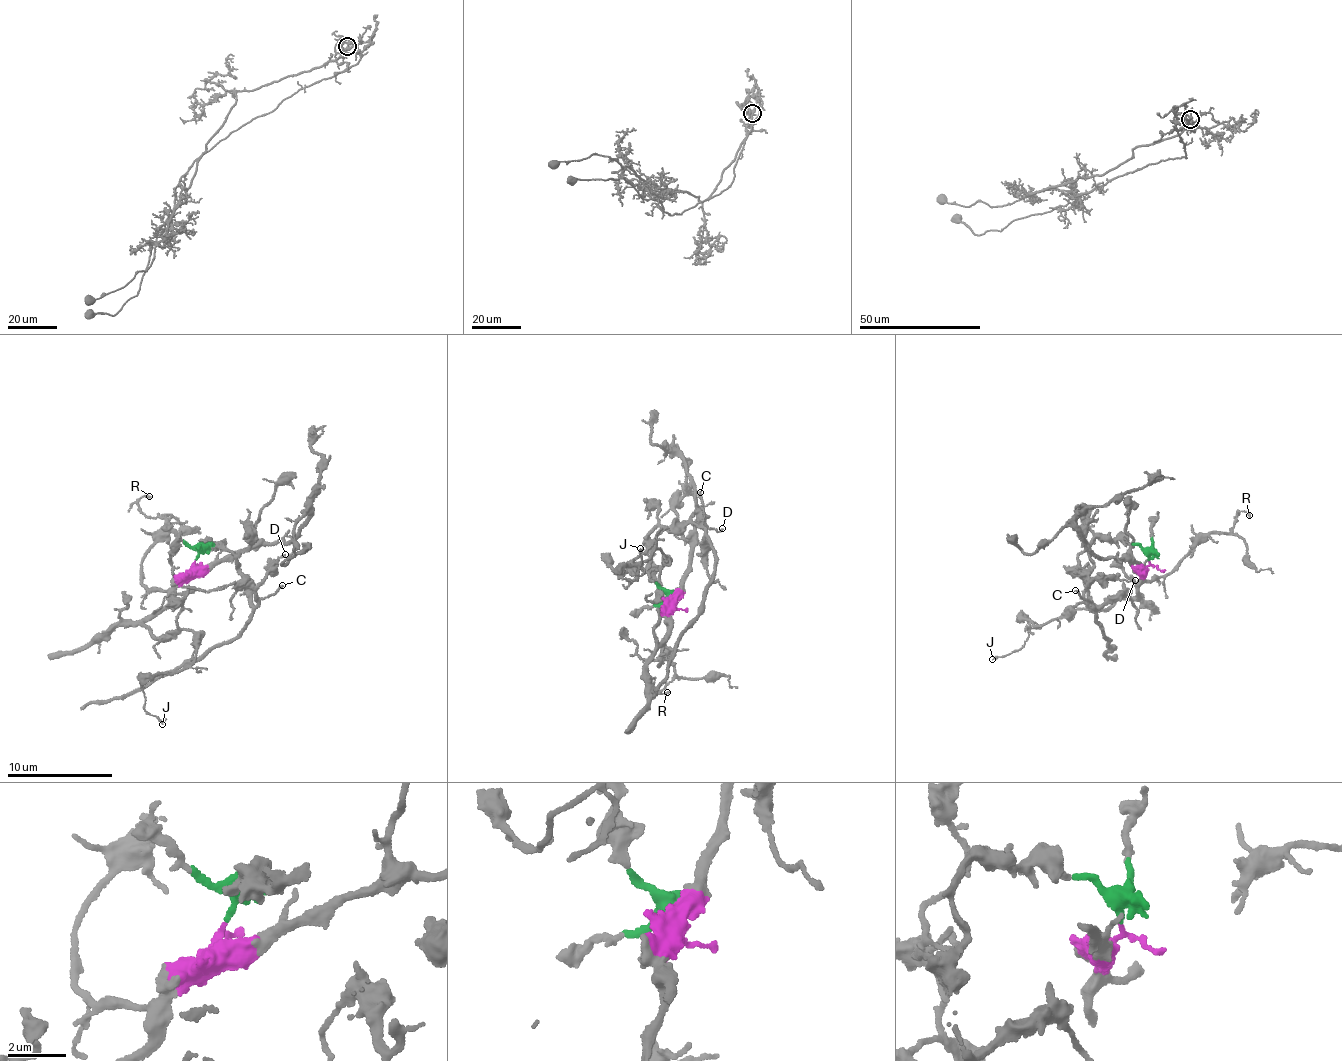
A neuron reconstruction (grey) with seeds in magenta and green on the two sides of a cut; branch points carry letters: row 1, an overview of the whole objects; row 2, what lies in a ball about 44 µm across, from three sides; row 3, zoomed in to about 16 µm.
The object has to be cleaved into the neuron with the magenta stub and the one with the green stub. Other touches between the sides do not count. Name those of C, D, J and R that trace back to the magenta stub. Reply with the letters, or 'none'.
J, R

